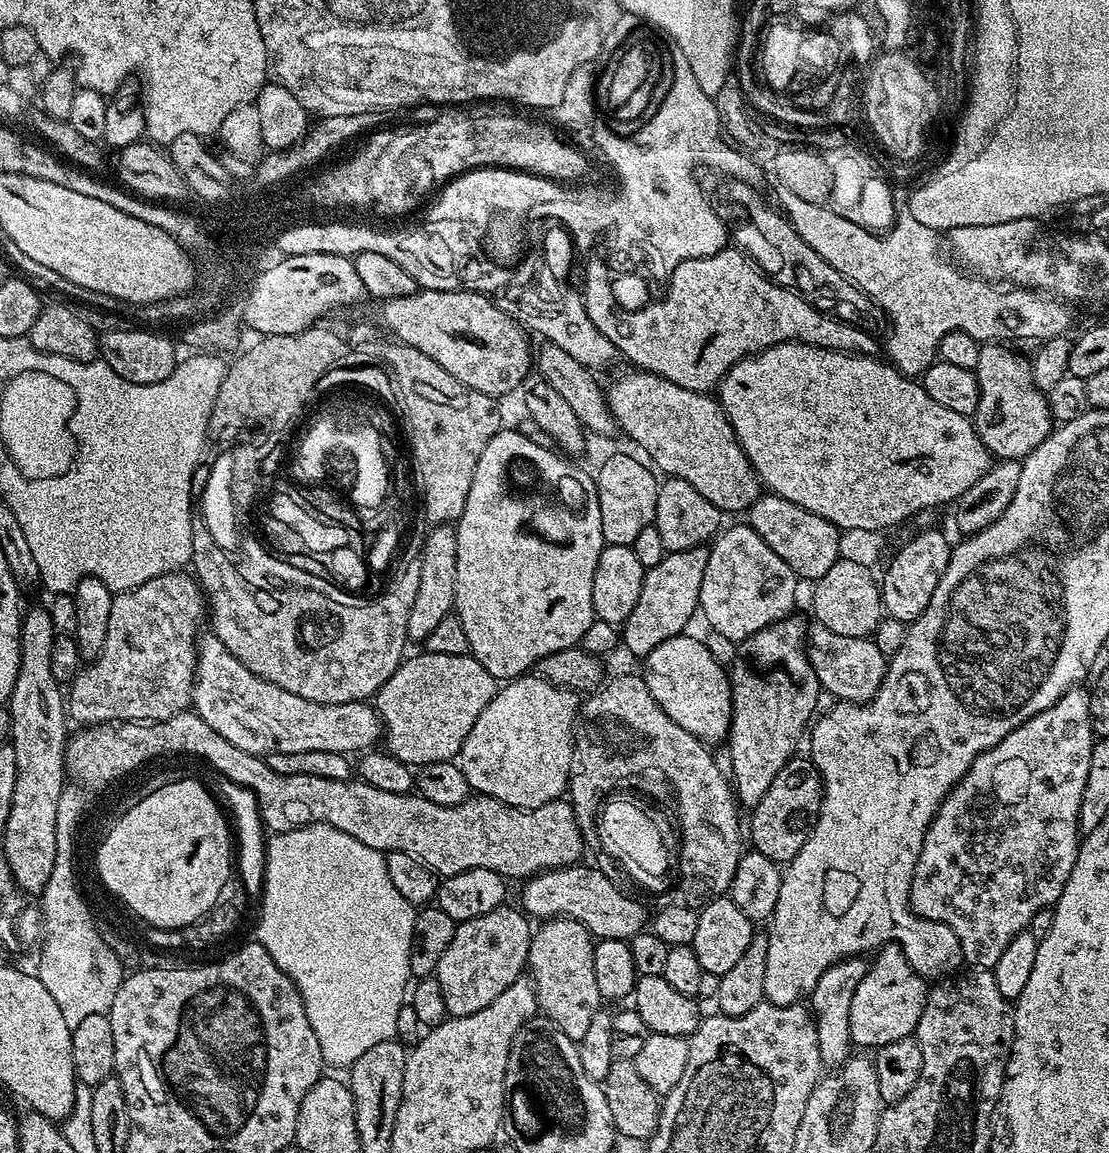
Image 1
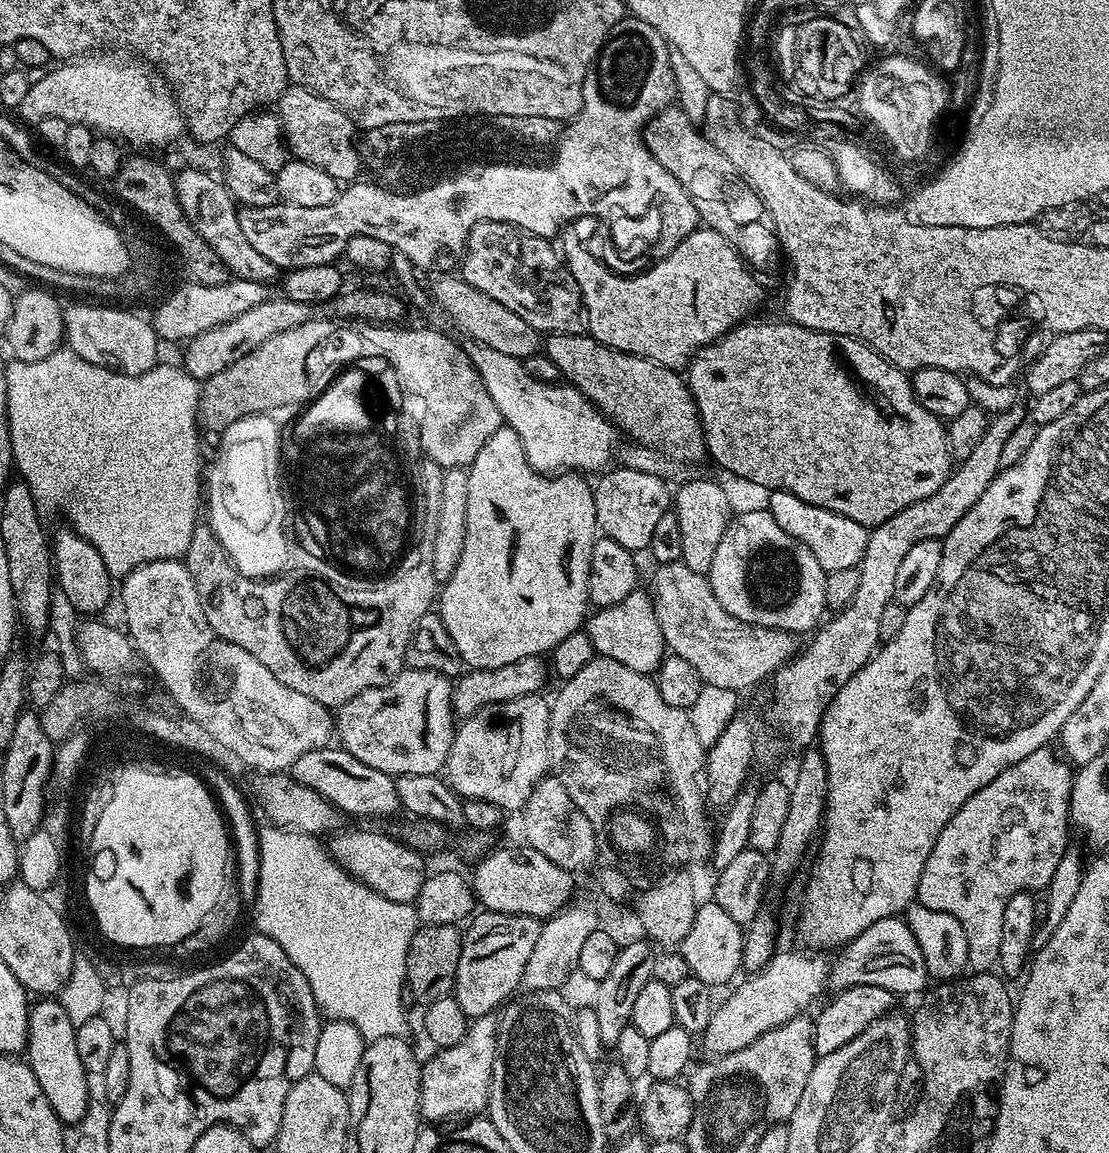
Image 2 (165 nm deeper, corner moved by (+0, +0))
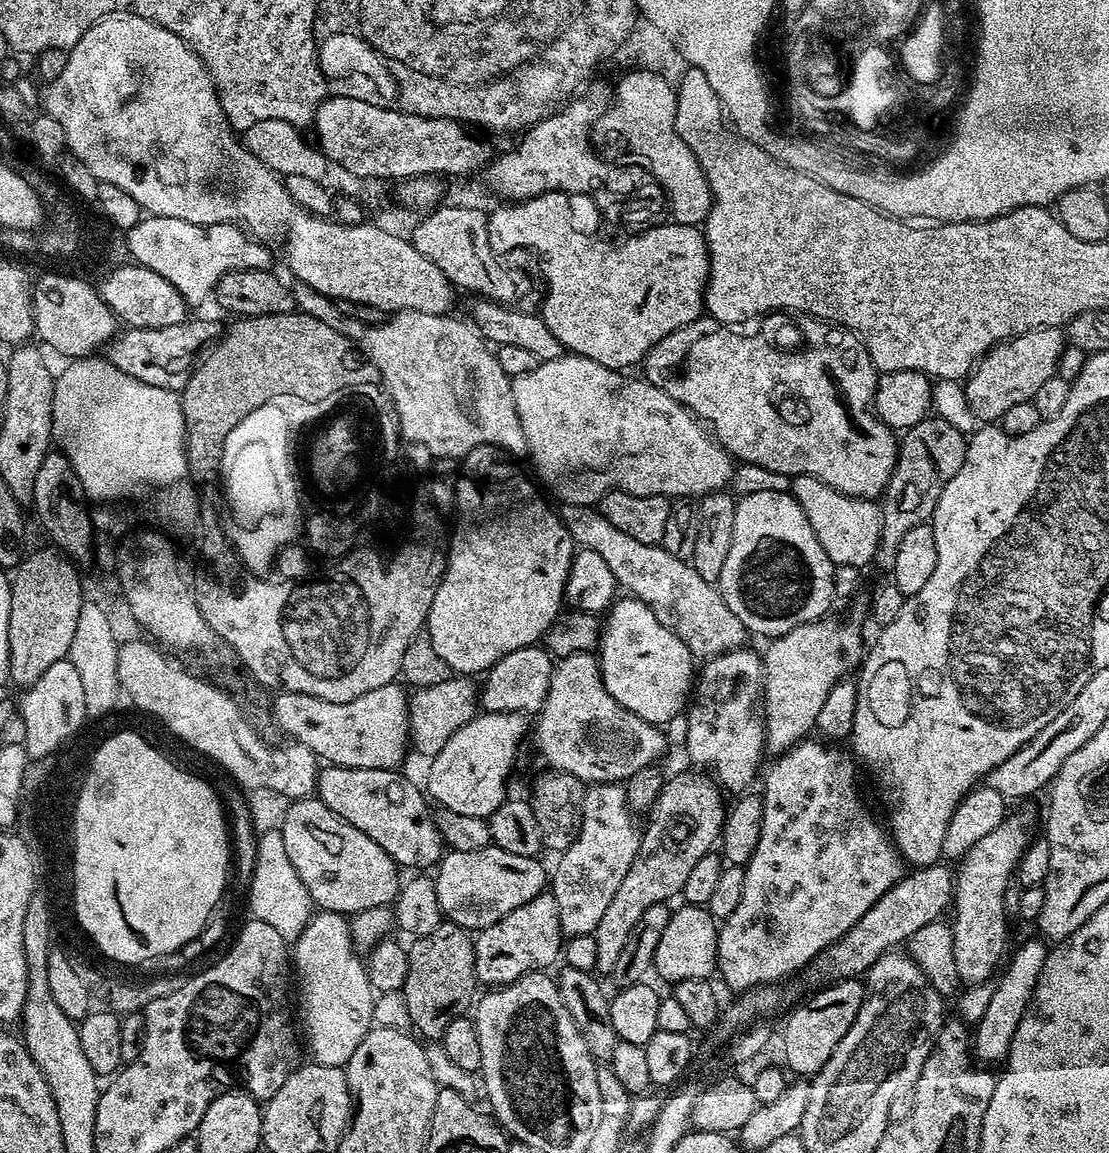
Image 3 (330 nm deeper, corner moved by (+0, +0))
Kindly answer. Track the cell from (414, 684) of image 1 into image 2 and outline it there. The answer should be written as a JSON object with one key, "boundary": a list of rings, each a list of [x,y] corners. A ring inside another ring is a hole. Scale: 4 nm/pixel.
{"boundary":[[[408,666],[405,667],[403,672],[399,672],[390,682],[386,682],[386,686],[362,690],[362,694],[350,698],[350,702],[340,705],[334,716],[334,736],[338,741],[339,747],[344,748],[350,754],[354,754],[354,758],[358,758],[358,762],[366,762],[366,766],[374,766],[374,770],[382,770],[387,776],[393,778],[401,776],[402,774],[437,775],[437,773],[447,765],[450,746],[452,745],[452,737],[454,735],[454,723],[452,724],[452,720],[454,721],[454,713],[452,711],[453,681],[451,679],[447,680],[444,675],[445,673],[440,670],[422,668],[419,666]]]}

